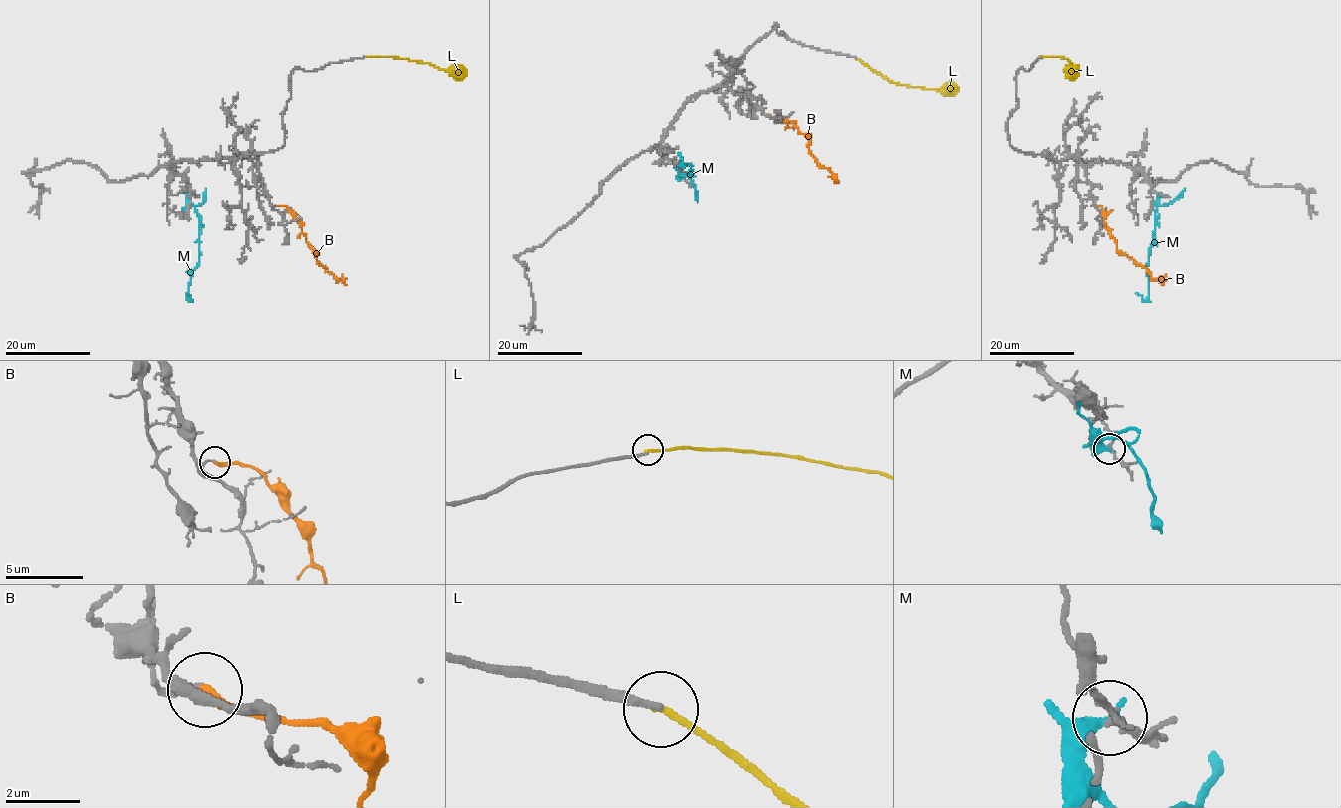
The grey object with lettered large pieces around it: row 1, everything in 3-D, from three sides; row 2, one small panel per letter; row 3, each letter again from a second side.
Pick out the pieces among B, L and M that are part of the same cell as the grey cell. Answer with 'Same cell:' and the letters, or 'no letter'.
Same cell: no letter

